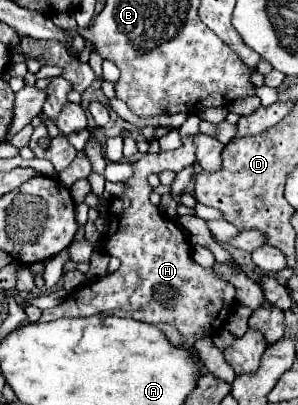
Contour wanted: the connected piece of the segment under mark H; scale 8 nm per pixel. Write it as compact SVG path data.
M189 116L187 118L187 122L183 124L183 126L179 126L177 130L179 130L179 136L181 136L181 142L183 142L183 146L181 148L177 148L177 150L171 150L171 152L161 152L161 154L145 154L145 156L141 156L137 162L135 162L135 174L125 182L127 184L127 192L123 194L123 196L119 196L119 198L115 198L113 202L111 202L111 208L109 208L109 212L113 214L111 216L111 220L108 222L108 230L107 236L105 236L105 242L103 242L103 246L105 246L105 250L107 250L107 254L111 254L111 256L117 256L119 260L121 260L121 268L115 272L115 274L107 275L105 279L96 279L92 281L87 281L85 284L82 284L75 292L71 292L68 296L55 308L51 308L51 310L43 310L43 316L41 316L41 320L39 322L51 322L51 320L55 320L55 318L65 318L65 316L93 316L93 314L115 314L115 316L125 316L125 318L135 318L135 320L141 320L141 322L149 322L149 324L159 324L159 322L165 322L165 324L173 324L173 328L177 330L177 332L163 332L169 340L171 340L171 344L173 346L177 346L177 348L185 348L187 352L191 352L191 356L195 356L197 360L199 360L199 364L201 364L201 370L205 368L203 366L203 360L199 358L199 352L197 352L197 348L195 348L195 342L199 340L199 338L207 338L207 336L211 336L215 330L219 330L223 324L225 324L225 320L229 318L229 312L231 312L231 308L235 308L235 288L227 282L227 280L221 280L221 276L217 276L217 272L213 270L213 268L203 268L203 266L199 266L195 260L193 260L193 256L191 256L191 244L189 244L189 240L187 240L187 236L179 230L179 226L175 226L171 220L165 220L163 218L163 214L159 212L159 208L155 208L155 206L151 206L151 202L149 202L149 194L151 194L151 186L149 186L149 182L147 182L147 176L149 174L159 174L159 172L163 172L163 170L173 170L173 172L181 172L185 166L191 166L193 162L195 162L195 148L193 148L193 136L197 136L197 132L199 132L199 116Z

